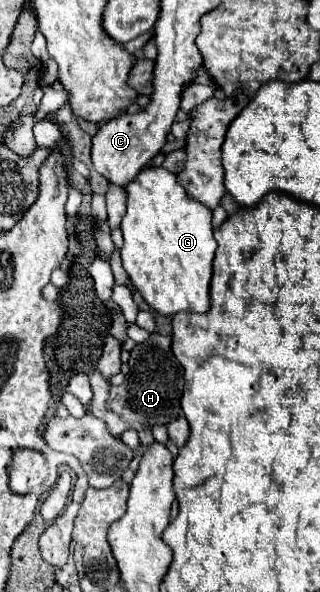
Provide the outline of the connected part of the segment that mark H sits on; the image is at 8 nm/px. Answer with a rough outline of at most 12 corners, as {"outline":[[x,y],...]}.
{"outline":[[171,336],[131,350],[127,384],[93,402],[113,436],[167,426],[183,414],[183,368]]}

